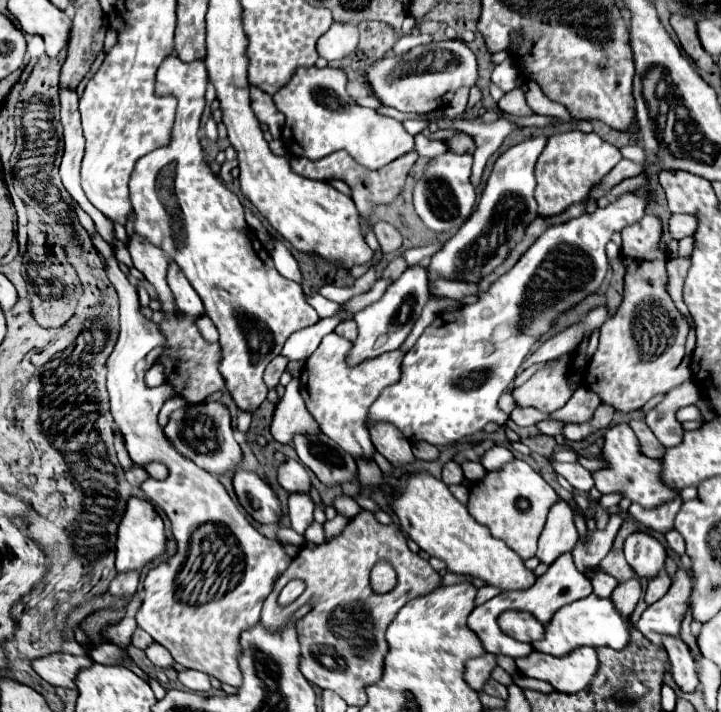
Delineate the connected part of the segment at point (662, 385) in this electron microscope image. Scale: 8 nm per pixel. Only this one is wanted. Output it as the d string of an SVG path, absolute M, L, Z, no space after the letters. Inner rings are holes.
M644 215L640 221L622 229L622 257L628 267L624 301L618 313L600 327L600 345L582 381L604 403L624 413L642 409L654 395L664 395L676 387L672 373L684 359L688 325L666 293L668 255L658 249L660 237L660 219L652 215Z

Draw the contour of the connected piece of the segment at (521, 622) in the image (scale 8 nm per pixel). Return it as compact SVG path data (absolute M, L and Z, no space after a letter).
M506 611L498 617L498 625L506 635L524 643L534 643L544 635L544 625L538 623L538 619L534 619L530 613Z

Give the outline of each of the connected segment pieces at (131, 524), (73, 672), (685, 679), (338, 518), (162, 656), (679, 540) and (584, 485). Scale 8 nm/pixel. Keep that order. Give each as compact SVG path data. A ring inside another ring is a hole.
M130 497L116 535L116 571L118 573L140 571L148 561L162 555L164 547L166 547L164 523L162 523L162 517L156 513L154 505L142 497Z
M52 653L32 661L32 669L44 681L48 681L54 687L66 687L66 689L74 685L78 671L86 665L92 665L92 659L88 659L86 655L76 657L70 653Z
M666 635L664 637L664 647L668 651L668 661L670 661L670 673L674 683L690 693L698 689L698 673L696 673L696 659L690 651L690 647L680 639Z
M339 513L335 516L332 521L326 521L324 523L324 532L326 538L330 540L339 535L347 523L348 519Z
M156 641L146 647L146 655L148 655L148 659L150 659L154 665L158 665L158 667L162 667L162 669L172 667L172 663L174 663L170 651L166 651L166 647L162 647L162 645L156 643Z
M675 529L670 530L665 534L665 539L669 549L678 555L685 554L685 542L678 531Z
M554 463L552 467L558 475L564 475L576 491L588 493L594 487L592 473L578 463Z

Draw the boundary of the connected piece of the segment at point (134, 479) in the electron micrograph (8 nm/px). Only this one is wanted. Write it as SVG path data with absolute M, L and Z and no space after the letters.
M132 463L132 469L126 471L126 479L130 485L140 485L142 481L148 479L148 471L144 469L146 465L138 465L138 463Z

